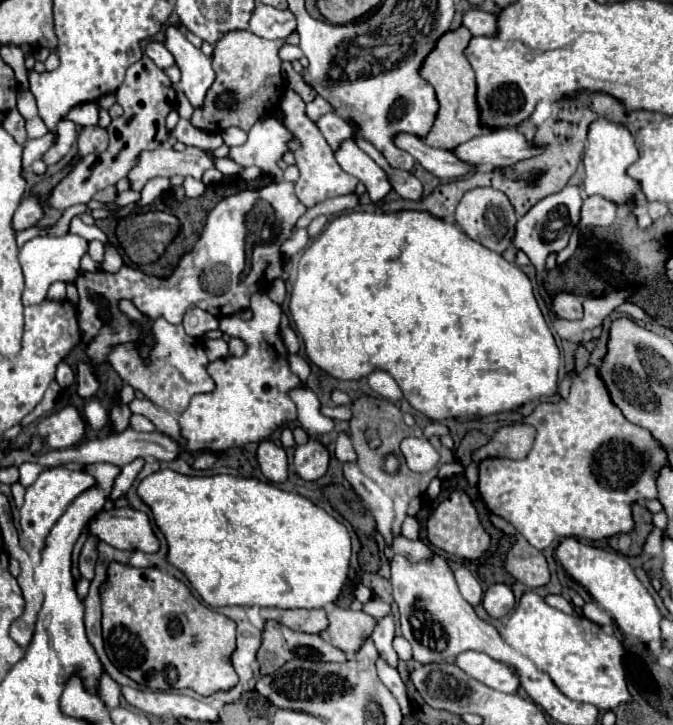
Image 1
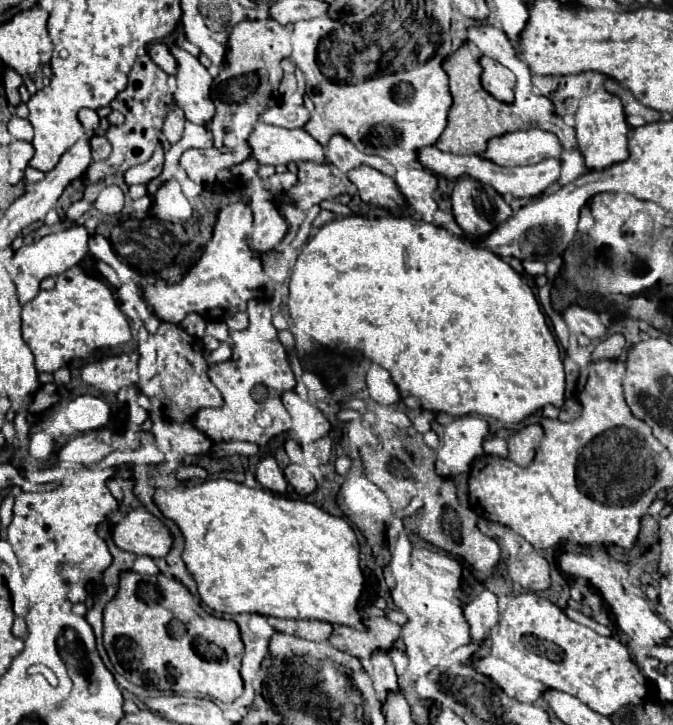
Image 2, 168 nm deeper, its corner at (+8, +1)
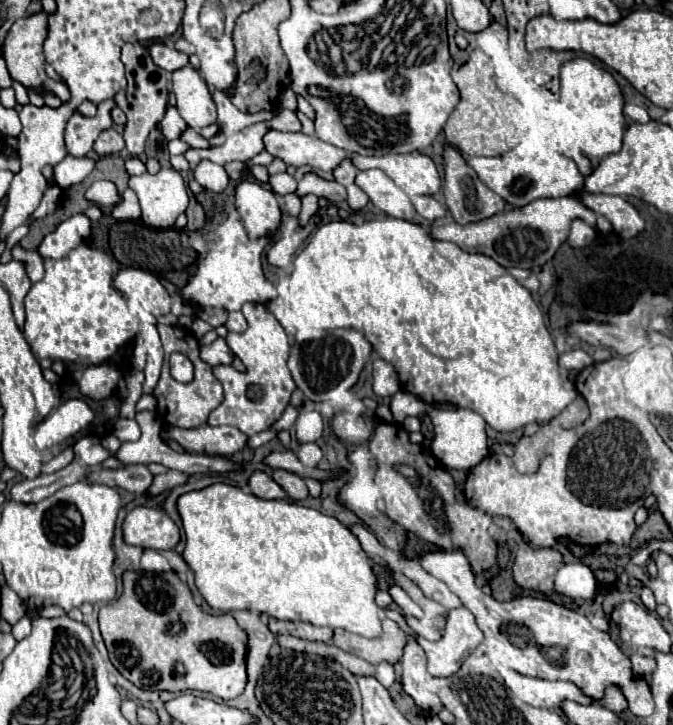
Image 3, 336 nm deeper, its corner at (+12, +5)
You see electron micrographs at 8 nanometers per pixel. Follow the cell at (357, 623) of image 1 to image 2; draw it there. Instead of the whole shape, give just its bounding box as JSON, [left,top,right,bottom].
[330,618,400,658]

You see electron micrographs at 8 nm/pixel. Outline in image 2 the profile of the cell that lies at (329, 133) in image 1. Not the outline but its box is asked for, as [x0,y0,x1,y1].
[324,134,394,176]

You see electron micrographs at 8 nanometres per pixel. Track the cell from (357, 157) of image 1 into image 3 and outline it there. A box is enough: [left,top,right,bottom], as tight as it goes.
[356,170,416,220]

